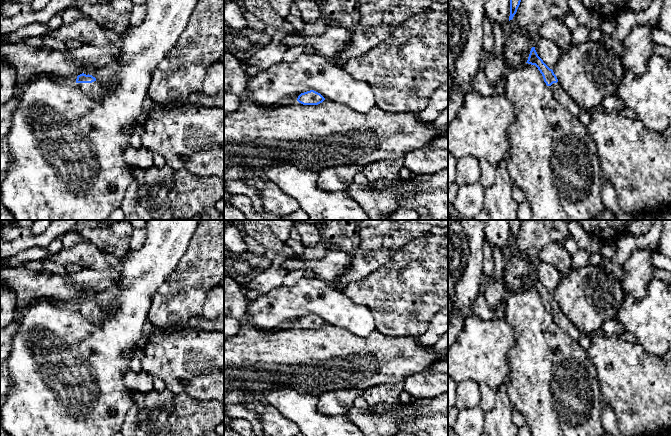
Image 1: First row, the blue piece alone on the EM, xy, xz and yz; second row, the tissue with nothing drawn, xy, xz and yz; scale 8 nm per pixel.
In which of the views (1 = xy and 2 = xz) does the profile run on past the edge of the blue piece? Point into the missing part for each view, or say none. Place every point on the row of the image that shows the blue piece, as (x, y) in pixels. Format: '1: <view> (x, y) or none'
1: xy (94, 90)
2: none

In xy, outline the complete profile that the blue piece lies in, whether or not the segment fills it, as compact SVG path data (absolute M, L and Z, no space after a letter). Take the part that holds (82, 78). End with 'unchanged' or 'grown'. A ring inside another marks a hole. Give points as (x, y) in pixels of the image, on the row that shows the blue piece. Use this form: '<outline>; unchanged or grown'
M84 73L77 76L76 84L82 92L90 99L100 101L104 96L104 89L92 75Z; grown

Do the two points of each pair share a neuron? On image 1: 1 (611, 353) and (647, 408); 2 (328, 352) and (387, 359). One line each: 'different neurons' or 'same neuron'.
1: same neuron
2: same neuron

